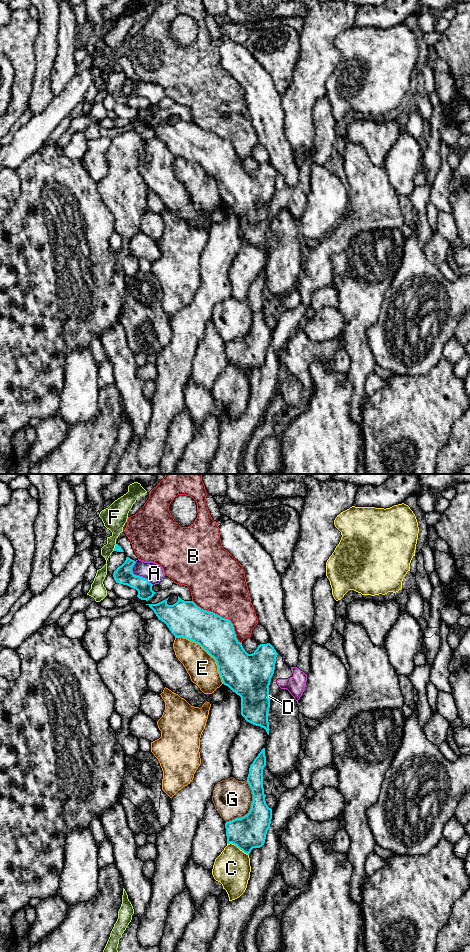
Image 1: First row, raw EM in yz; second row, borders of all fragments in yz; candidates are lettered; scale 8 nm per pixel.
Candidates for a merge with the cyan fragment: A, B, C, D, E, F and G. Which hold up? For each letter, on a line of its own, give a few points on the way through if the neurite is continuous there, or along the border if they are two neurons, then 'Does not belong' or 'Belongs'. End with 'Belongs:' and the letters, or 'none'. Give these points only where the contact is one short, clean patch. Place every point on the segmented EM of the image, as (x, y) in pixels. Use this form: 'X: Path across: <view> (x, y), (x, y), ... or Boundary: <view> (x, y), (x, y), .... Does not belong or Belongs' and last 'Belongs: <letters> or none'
A: Boundary: yz (135, 561), (132, 572), (144, 577), (152, 585). Does not belong
B: Does not belong
C: Does not belong
D: Boundary: yz (268, 696), (269, 700). Does not belong
E: Does not belong
F: Does not belong
G: Does not belong
Belongs: none

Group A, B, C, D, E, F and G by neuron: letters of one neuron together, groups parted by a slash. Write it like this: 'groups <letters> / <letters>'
groups A / B / C / D / E / F / G

